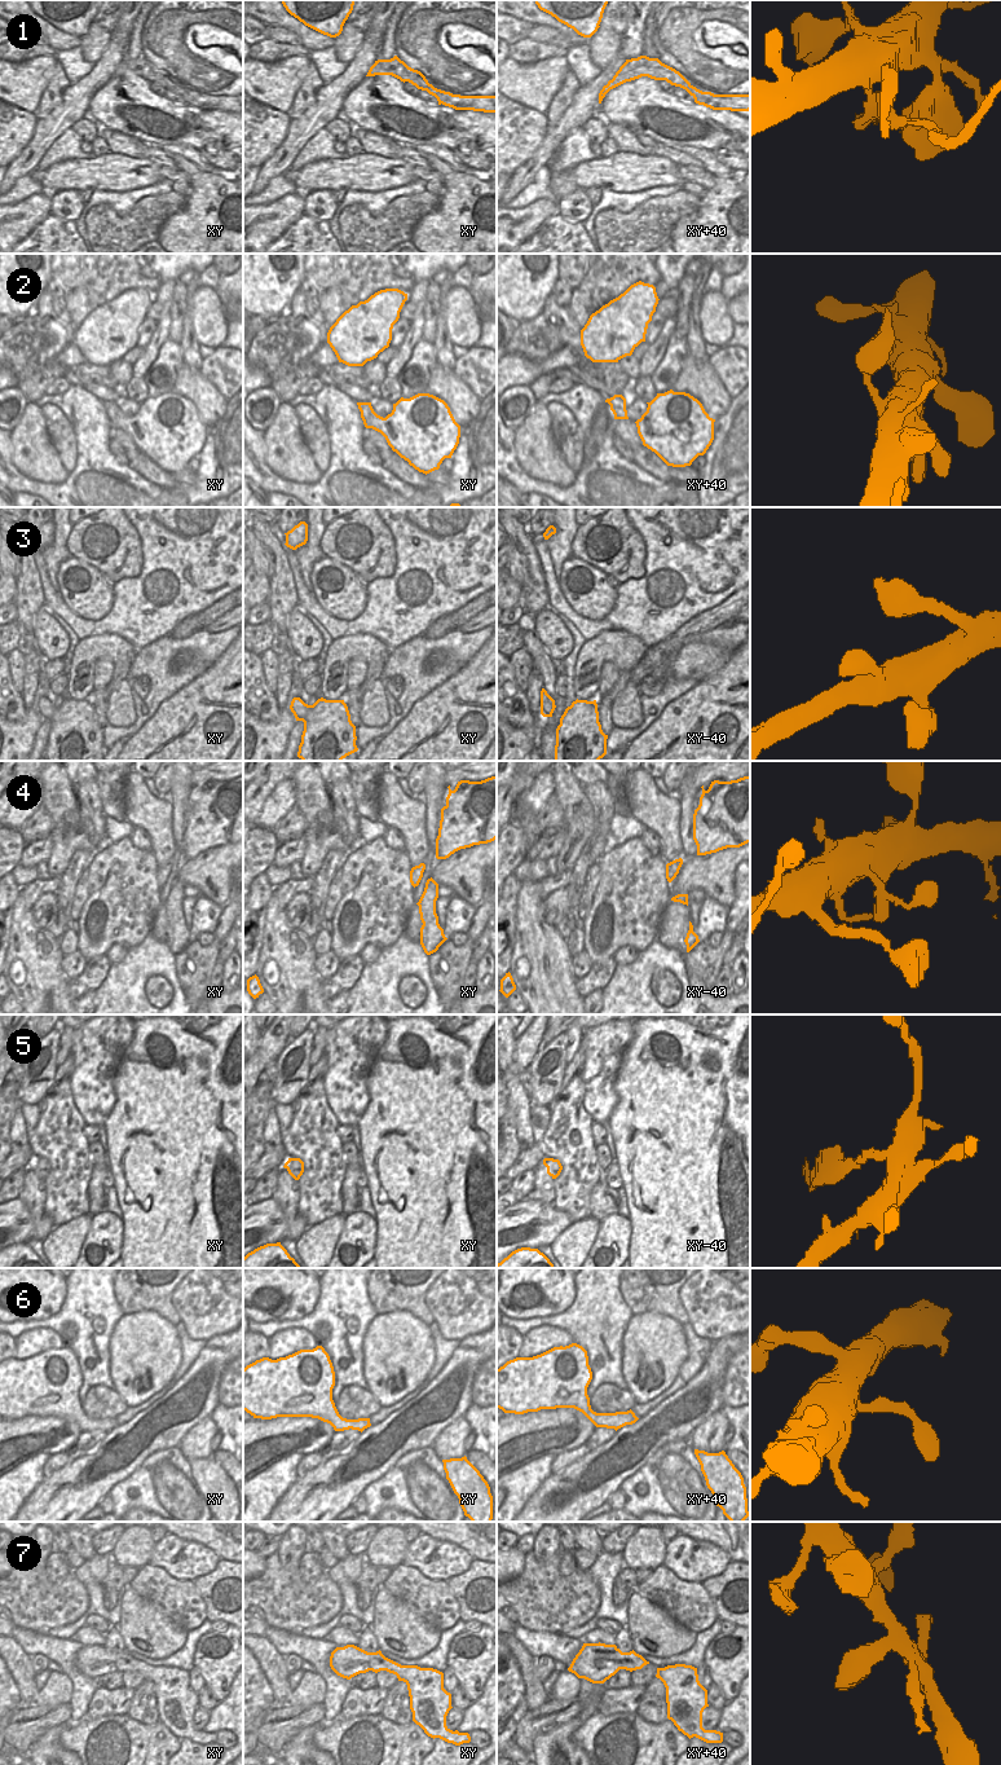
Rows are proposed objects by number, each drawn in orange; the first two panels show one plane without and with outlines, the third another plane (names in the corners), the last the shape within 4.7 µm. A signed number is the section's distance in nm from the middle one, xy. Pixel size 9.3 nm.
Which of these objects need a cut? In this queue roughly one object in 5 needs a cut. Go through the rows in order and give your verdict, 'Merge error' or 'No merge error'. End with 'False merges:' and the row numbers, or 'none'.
1: Merge error
2: No merge error
3: No merge error
4: No merge error
5: Merge error
6: No merge error
7: No merge error
False merges: 1, 5

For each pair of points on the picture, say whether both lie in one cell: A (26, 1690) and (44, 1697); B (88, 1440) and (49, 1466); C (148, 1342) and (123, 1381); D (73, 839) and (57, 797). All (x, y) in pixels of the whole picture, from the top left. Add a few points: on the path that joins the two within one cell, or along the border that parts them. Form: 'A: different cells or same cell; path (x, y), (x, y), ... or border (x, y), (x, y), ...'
A: different cells; border (39, 1690), (32, 1704)
B: same cell; path (79, 1448), (58, 1460)
C: same cell; path (145, 1351), (142, 1361), (132, 1372)
D: same cell; path (73, 828), (73, 821), (66, 808)

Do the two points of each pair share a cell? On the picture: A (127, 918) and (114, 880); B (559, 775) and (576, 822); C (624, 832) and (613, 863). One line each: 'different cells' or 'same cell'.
A: same cell
B: same cell
C: different cells

